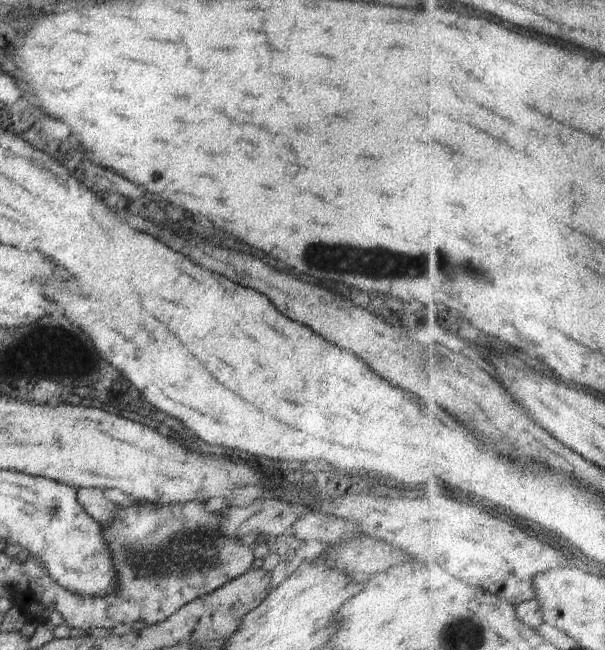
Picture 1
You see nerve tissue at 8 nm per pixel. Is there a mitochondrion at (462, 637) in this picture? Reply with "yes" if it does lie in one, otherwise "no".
yes

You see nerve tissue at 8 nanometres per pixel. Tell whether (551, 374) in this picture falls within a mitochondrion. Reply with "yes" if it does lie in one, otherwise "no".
no

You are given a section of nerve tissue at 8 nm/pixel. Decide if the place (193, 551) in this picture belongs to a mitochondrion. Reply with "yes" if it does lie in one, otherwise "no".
yes

